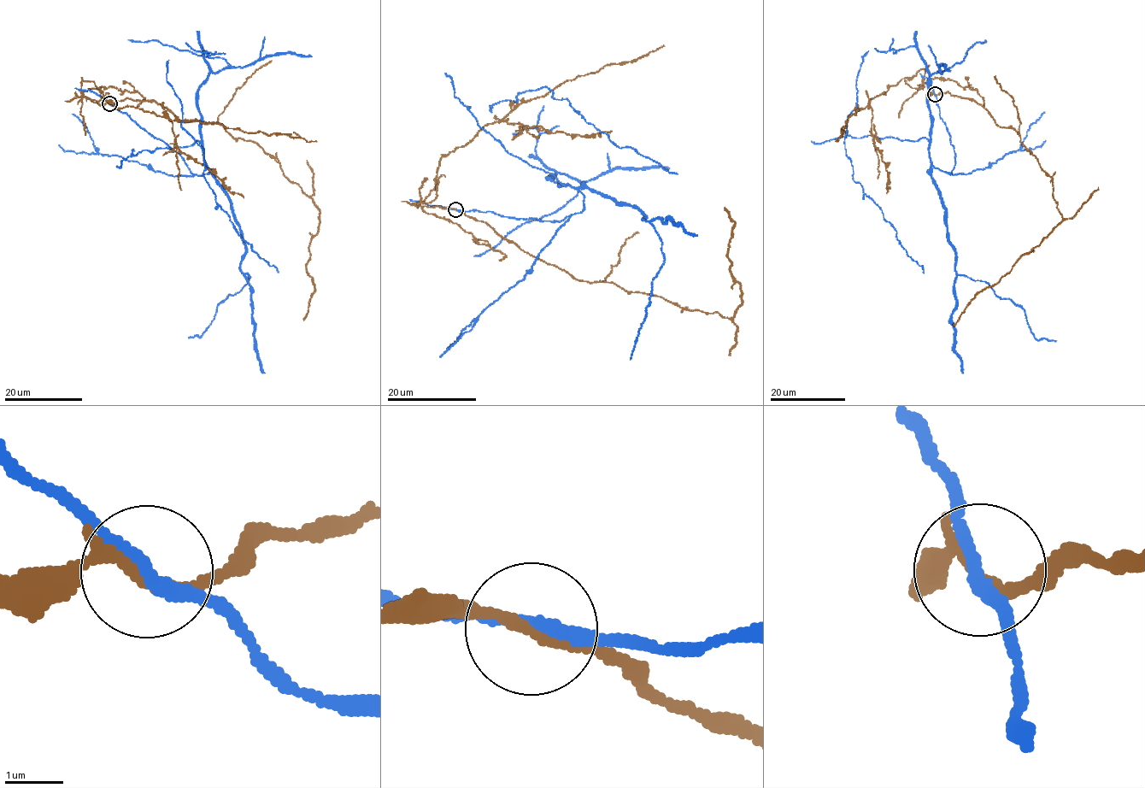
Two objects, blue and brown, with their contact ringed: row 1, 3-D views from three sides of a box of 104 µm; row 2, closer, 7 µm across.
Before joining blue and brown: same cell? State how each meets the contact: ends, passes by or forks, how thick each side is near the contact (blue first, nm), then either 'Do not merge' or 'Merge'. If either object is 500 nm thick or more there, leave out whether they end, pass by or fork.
At the ring blue passes by. At the ring brown forks. Thickness 240 nm (blue) against 160 nm. Do not merge

